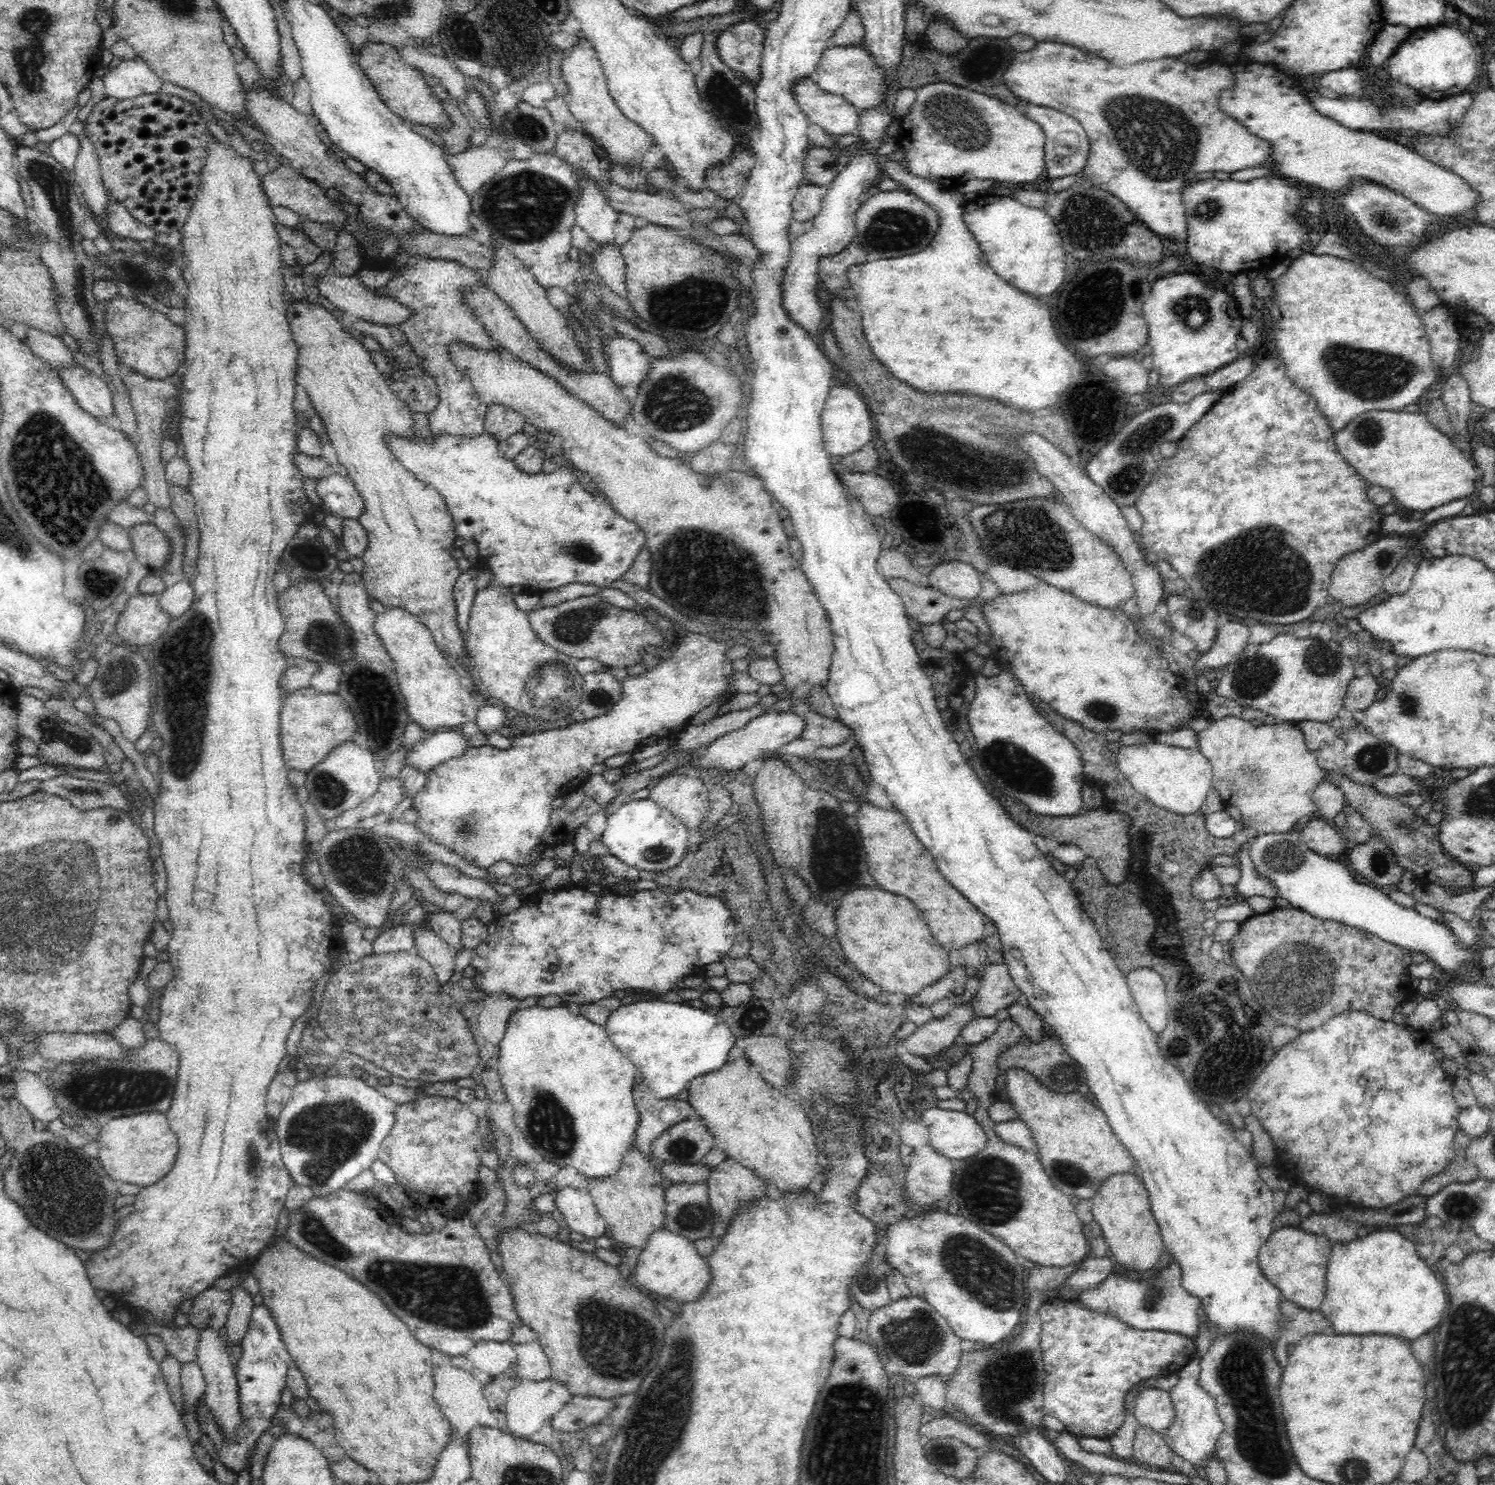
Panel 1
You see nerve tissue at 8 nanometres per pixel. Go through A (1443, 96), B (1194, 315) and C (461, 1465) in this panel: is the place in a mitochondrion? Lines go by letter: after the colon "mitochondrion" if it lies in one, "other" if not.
A: other
B: mitochondrion
C: other

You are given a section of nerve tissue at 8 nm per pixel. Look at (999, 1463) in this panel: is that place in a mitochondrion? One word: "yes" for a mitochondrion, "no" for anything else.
no

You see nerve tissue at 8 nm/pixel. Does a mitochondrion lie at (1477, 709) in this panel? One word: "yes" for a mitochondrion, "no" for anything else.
no

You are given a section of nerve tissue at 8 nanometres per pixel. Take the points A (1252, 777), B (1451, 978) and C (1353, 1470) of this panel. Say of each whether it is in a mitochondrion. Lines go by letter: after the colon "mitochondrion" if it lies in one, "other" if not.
A: mitochondrion
B: other
C: mitochondrion

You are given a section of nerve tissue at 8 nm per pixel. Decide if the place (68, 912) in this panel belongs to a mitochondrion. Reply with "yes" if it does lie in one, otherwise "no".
yes

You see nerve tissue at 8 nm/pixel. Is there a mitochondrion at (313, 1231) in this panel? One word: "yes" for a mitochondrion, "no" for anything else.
yes

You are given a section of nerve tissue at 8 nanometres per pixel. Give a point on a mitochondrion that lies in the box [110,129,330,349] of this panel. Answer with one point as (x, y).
(137, 281)

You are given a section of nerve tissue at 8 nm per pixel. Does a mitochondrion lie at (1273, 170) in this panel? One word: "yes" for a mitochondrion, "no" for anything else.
no

